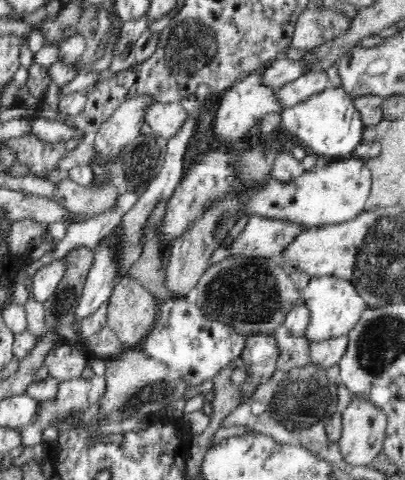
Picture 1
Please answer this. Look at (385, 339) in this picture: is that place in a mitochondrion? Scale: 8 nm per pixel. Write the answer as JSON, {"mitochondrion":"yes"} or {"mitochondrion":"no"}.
{"mitochondrion":"yes"}

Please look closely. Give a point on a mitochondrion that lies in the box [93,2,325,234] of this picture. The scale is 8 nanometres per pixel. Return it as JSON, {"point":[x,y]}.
{"point":[189,47]}

